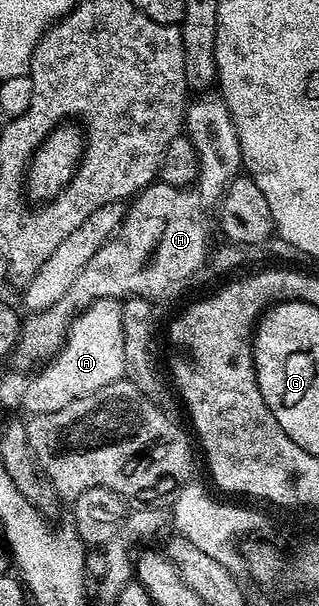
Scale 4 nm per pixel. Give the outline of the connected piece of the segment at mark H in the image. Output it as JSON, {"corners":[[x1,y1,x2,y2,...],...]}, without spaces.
{"corners":[[161,183,147,185,129,202,126,217,117,233,104,243,104,247,100,247,100,251,96,251,96,255,92,255,92,259,88,259,80,275,76,275,76,283,72,283,72,287,68,287,68,291,64,291,64,295,60,295,56,303,52,303,47,309,31,312,30,318,27,321,25,318,21,322,16,344,19,363,38,367,55,357,66,342,66,334,70,332,70,322,92,302,109,297,155,299,154,297,160,296,161,293,168,292,173,285,188,280,198,268,202,269,208,260,206,217,202,212,204,212,204,206,193,188,177,189]]}

